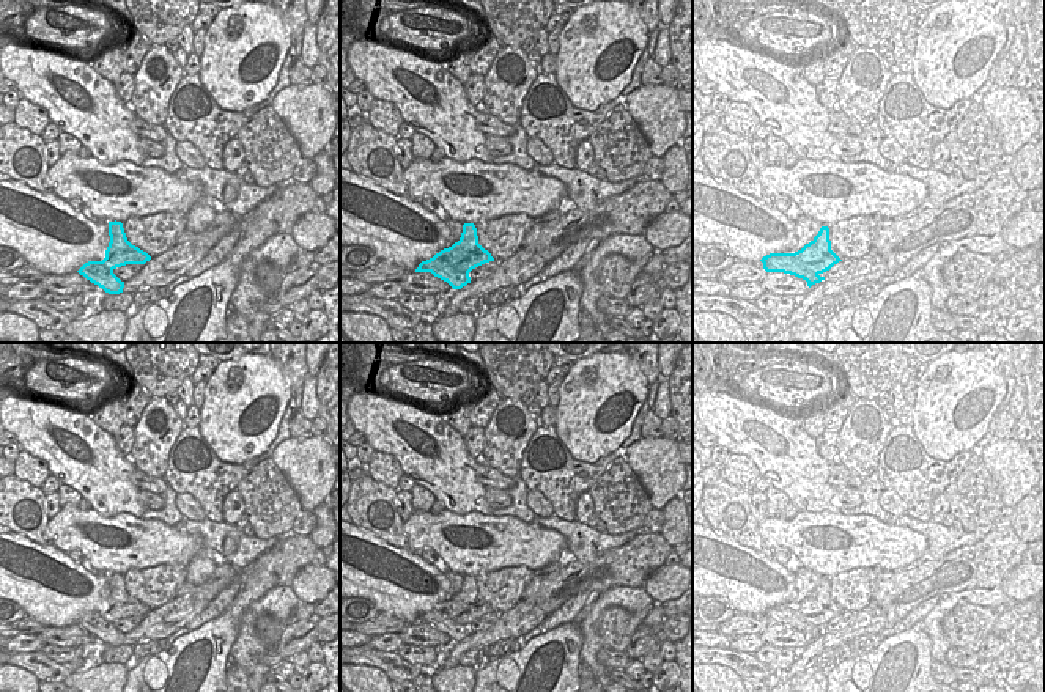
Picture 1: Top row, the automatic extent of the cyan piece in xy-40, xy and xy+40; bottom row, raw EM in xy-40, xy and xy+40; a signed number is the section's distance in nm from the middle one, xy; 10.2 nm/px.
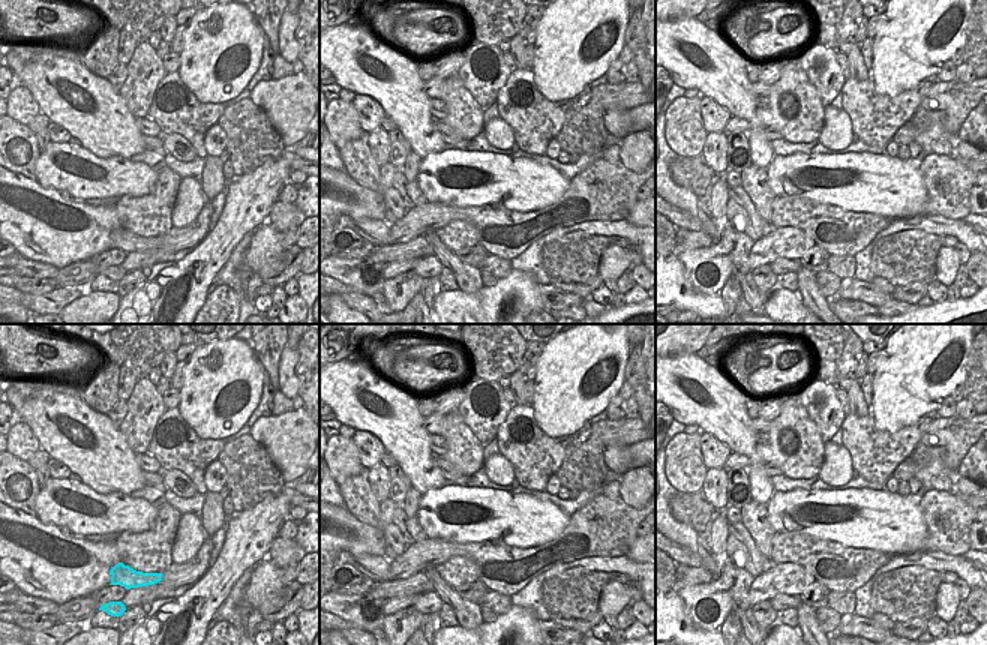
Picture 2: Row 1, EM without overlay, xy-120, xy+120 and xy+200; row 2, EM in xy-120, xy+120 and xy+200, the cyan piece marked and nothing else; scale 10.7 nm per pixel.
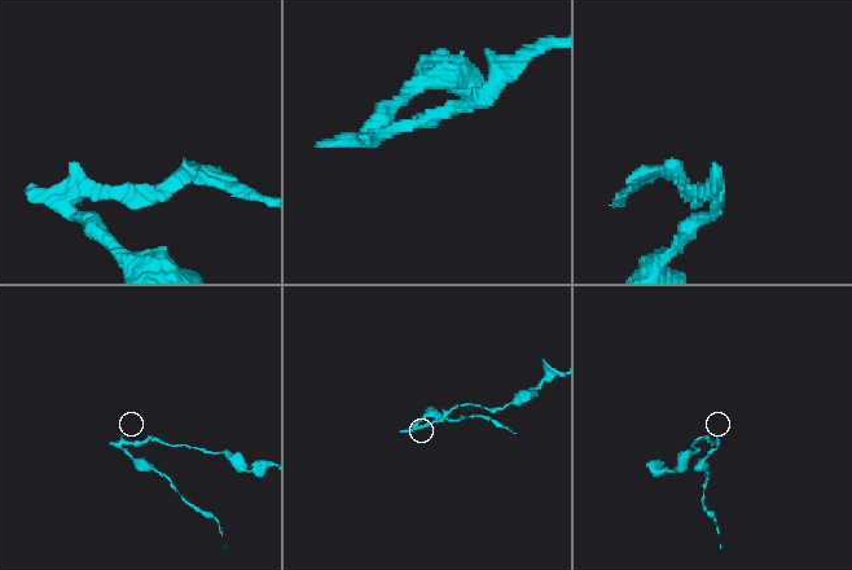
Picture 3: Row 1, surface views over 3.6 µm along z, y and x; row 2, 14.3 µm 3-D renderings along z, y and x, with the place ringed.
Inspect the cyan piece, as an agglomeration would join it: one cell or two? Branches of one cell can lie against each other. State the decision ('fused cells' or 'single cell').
fused cells

